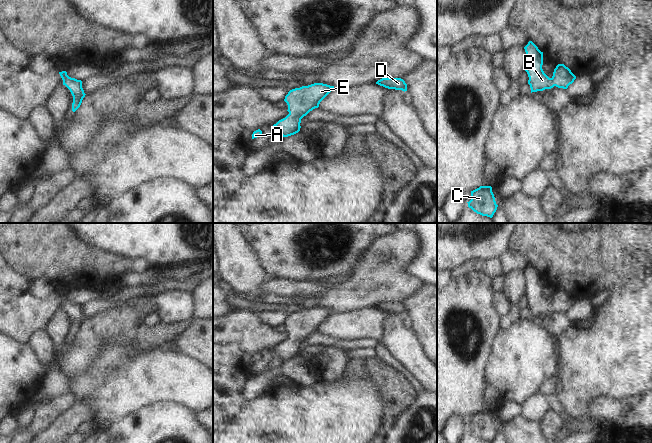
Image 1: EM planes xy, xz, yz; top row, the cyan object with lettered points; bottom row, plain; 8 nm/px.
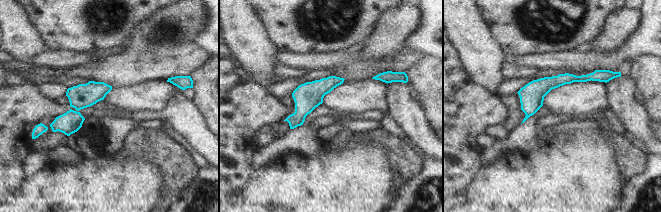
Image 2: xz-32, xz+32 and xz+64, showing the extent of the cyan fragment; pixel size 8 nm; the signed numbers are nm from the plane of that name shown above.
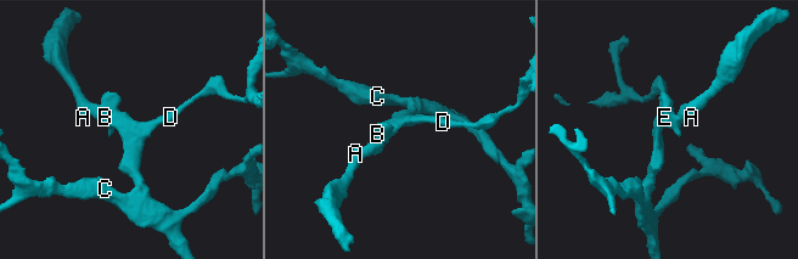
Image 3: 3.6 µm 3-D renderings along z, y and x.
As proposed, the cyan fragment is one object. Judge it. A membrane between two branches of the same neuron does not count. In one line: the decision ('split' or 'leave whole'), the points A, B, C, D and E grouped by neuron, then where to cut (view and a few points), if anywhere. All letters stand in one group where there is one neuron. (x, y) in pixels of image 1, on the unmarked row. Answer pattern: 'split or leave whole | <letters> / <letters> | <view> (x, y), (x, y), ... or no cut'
leave whole | A B C D E | no cut

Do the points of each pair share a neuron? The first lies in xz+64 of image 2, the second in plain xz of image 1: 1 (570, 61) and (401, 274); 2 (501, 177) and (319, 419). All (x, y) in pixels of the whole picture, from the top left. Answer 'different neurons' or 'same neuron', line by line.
1: different neurons
2: same neuron

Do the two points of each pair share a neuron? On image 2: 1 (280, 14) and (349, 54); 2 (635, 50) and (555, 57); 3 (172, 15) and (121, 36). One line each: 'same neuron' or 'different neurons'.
1: different neurons
2: same neuron
3: different neurons

